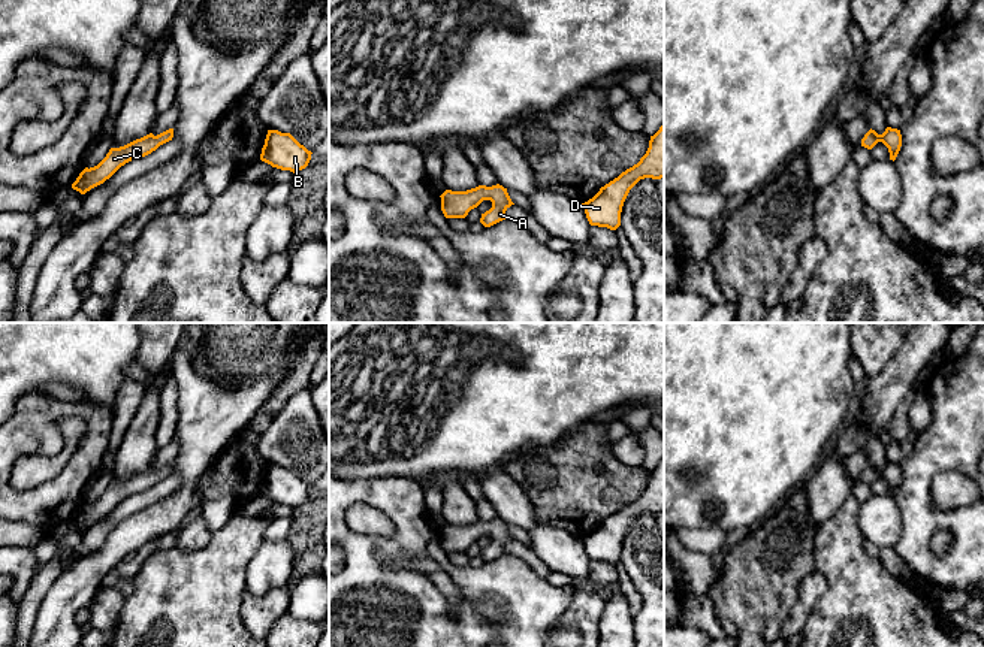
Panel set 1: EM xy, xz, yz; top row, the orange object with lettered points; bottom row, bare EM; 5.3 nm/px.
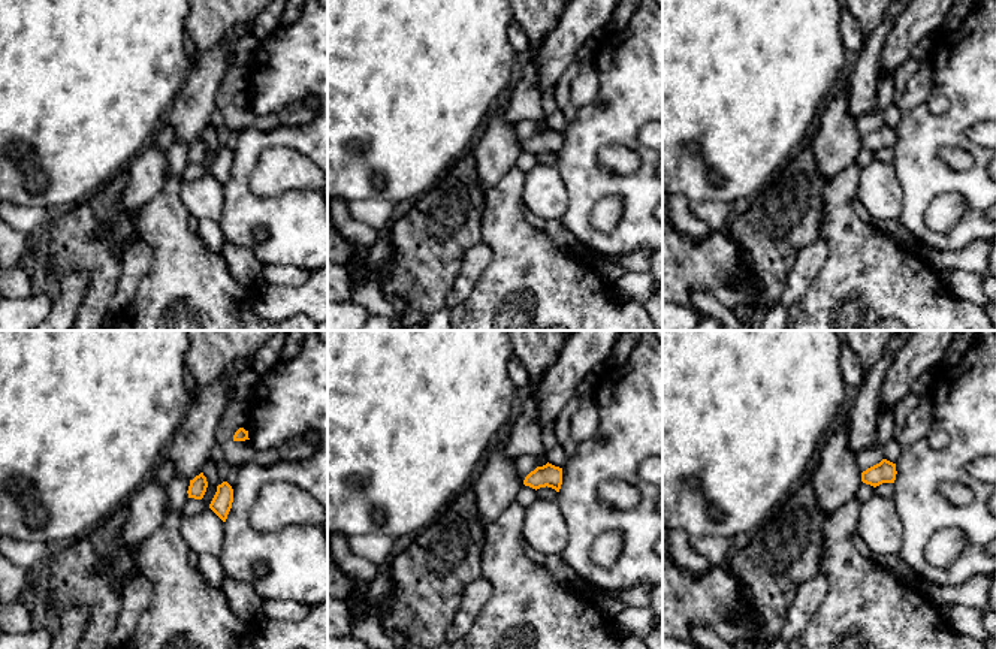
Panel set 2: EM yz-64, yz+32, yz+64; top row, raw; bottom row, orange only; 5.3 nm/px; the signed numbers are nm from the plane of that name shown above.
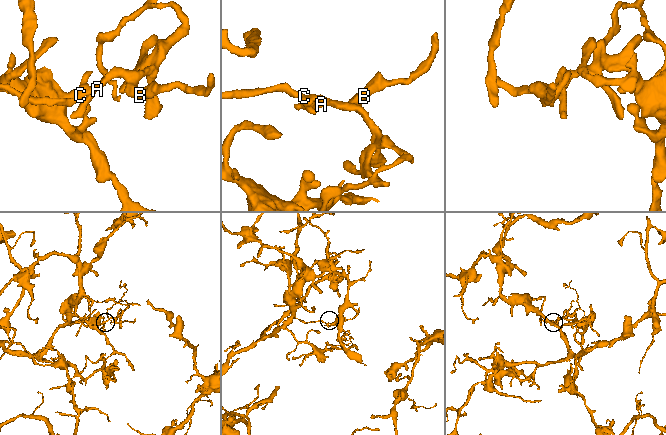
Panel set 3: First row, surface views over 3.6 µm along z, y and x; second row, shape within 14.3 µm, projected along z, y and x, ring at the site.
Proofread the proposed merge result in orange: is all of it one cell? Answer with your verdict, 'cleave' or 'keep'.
keep

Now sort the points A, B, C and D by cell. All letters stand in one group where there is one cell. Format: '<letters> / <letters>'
A B C D

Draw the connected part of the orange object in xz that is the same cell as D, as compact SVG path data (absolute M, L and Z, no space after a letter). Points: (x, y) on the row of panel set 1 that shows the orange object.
M664 123L651 136L649 148L637 164L622 172L618 178L582 203L591 226L616 230L621 226L621 212L630 190L645 178L664 178Z

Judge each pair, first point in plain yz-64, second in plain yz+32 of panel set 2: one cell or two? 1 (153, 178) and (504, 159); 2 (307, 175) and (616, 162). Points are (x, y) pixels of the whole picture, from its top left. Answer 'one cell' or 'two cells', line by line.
1: one cell
2: one cell

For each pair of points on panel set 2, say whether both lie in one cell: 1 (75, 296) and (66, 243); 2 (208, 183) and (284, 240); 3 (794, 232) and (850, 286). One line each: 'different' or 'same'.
1: different
2: different
3: different

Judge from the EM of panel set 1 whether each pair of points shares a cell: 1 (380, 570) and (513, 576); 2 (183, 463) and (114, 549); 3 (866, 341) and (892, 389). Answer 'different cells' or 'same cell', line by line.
1: same cell
2: different cells
3: different cells

